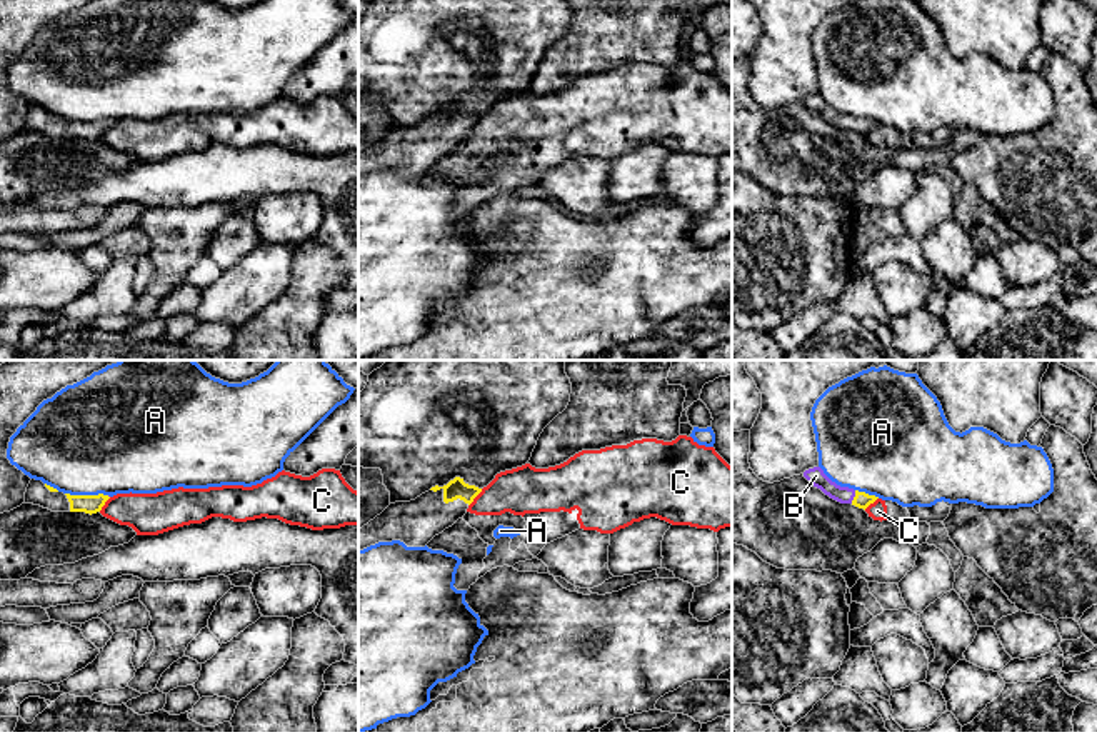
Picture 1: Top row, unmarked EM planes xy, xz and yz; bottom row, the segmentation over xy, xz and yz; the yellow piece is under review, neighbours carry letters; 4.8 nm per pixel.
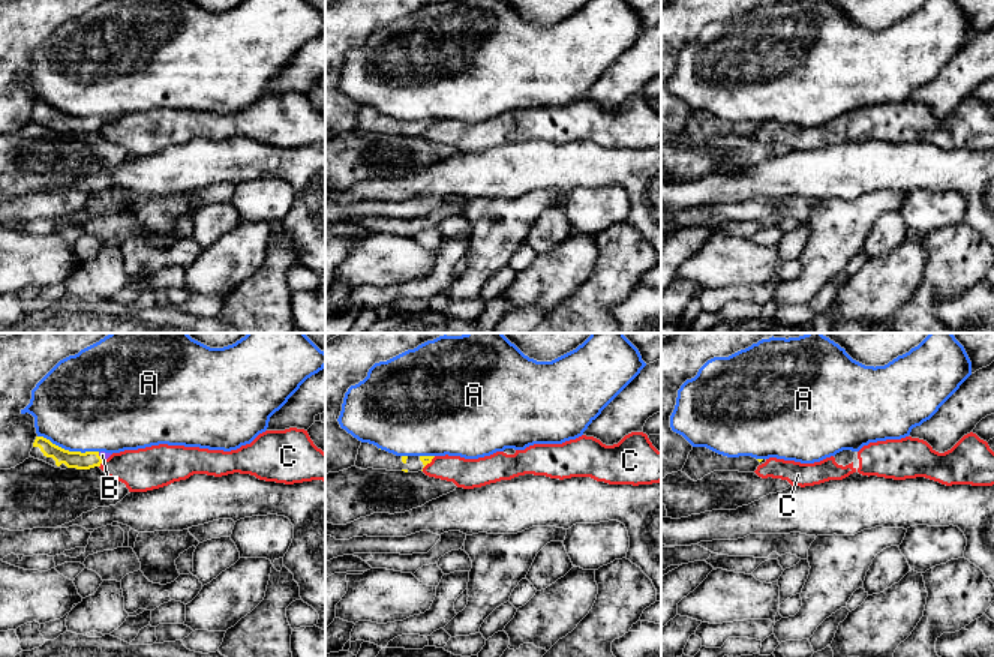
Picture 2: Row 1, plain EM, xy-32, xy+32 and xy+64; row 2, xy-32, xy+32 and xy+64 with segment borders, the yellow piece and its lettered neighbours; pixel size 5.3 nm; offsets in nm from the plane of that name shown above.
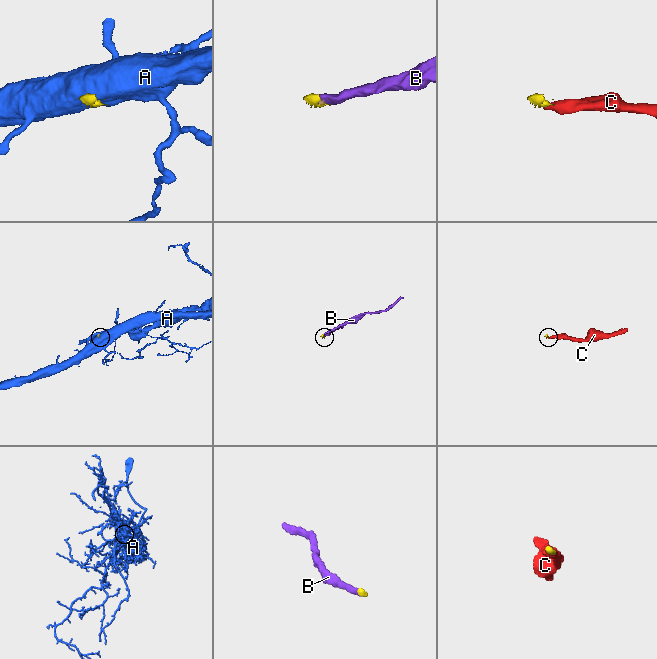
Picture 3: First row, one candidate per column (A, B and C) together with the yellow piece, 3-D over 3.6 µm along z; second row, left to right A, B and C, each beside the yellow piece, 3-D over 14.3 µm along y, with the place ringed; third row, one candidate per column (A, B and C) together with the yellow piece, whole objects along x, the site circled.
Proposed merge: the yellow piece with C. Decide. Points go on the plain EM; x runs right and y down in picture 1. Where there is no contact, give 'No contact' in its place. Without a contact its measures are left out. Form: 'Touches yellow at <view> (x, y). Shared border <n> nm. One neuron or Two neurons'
Touches yellow at xz (475, 122). Shared border 110 nm. Two neurons

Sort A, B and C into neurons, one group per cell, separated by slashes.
A / B / C

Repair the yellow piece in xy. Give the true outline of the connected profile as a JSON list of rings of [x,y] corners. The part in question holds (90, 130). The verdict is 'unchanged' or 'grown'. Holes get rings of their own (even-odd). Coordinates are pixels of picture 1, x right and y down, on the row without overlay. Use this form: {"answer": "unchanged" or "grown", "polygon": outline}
{"answer": "grown", "polygon": [[[35,105],[30,107],[25,118],[25,130],[40,132],[52,138],[85,138],[90,142],[100,138],[108,125],[110,123],[103,120],[98,122],[63,120]]]}

